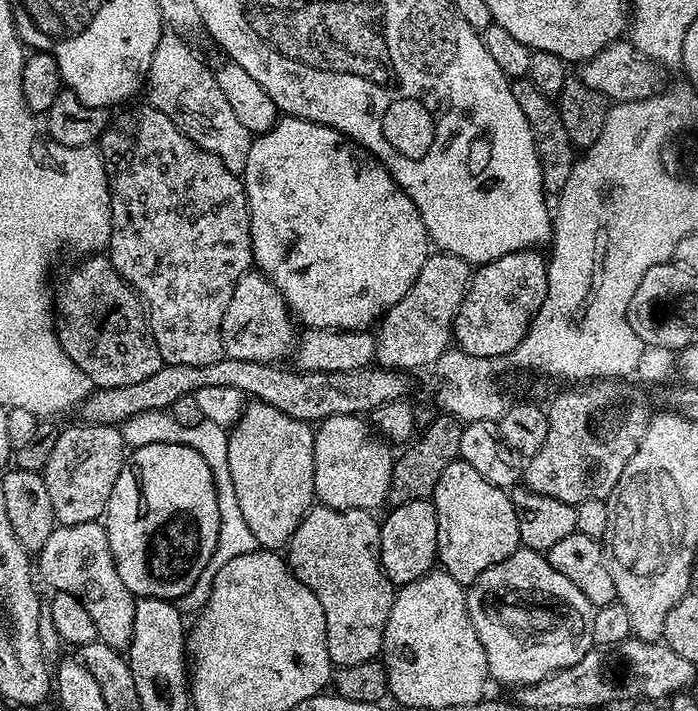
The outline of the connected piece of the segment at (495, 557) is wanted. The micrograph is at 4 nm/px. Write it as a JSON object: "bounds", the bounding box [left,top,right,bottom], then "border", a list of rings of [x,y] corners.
{"bounds":[430,458,521,586],"border":[[[459,458],[450,461],[439,475],[430,499],[438,518],[436,558],[454,582],[471,586],[490,566],[510,558],[521,547],[518,514],[514,514],[511,495],[486,482],[470,462]]]}

